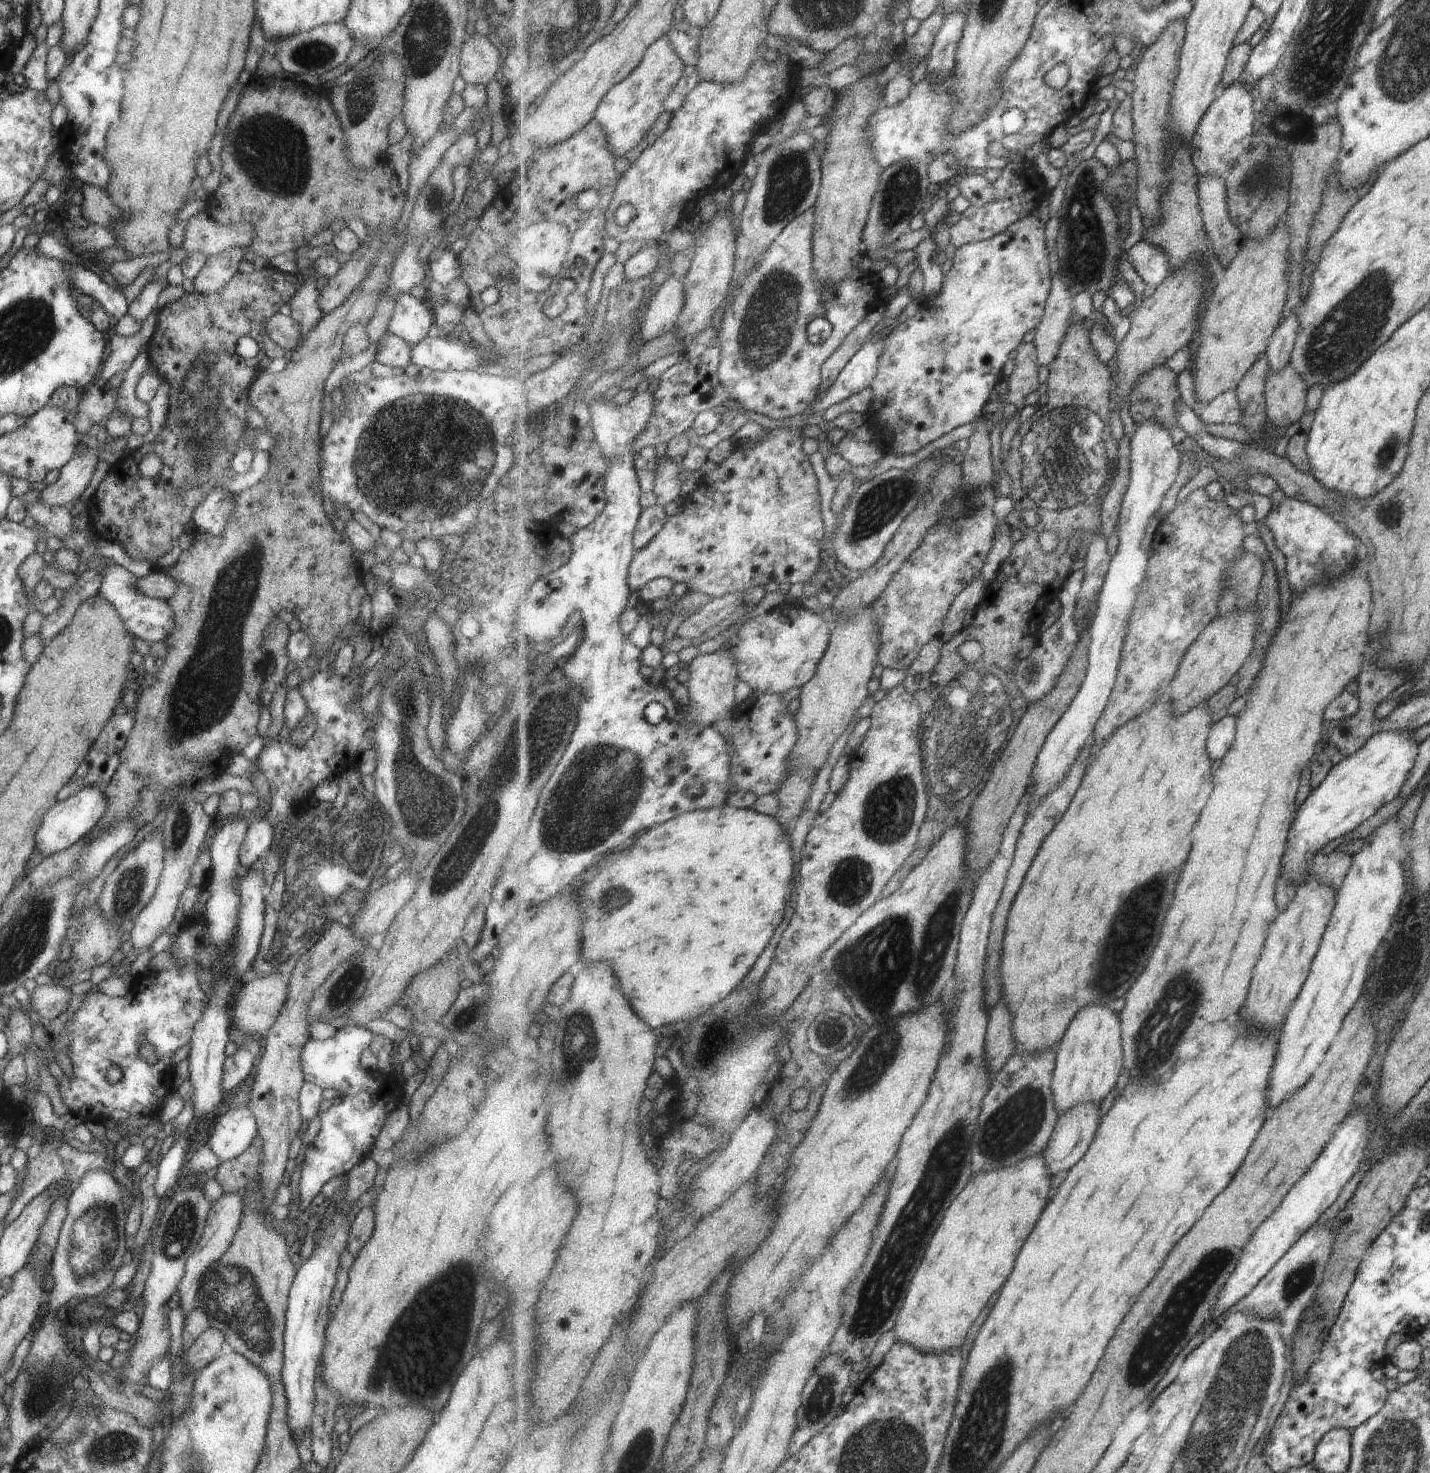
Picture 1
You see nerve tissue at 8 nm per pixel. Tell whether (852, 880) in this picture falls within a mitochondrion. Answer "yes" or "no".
yes

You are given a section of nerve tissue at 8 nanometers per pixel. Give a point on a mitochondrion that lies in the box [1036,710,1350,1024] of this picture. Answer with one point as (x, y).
(1132, 931)

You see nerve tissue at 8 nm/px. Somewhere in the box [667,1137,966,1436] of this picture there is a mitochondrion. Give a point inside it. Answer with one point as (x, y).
(820, 1402)

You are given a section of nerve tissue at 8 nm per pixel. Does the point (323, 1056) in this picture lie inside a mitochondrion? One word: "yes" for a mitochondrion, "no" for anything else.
no

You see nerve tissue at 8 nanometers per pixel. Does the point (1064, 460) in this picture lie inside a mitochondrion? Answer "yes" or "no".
yes

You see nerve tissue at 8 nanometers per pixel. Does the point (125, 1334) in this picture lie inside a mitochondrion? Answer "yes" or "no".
no

